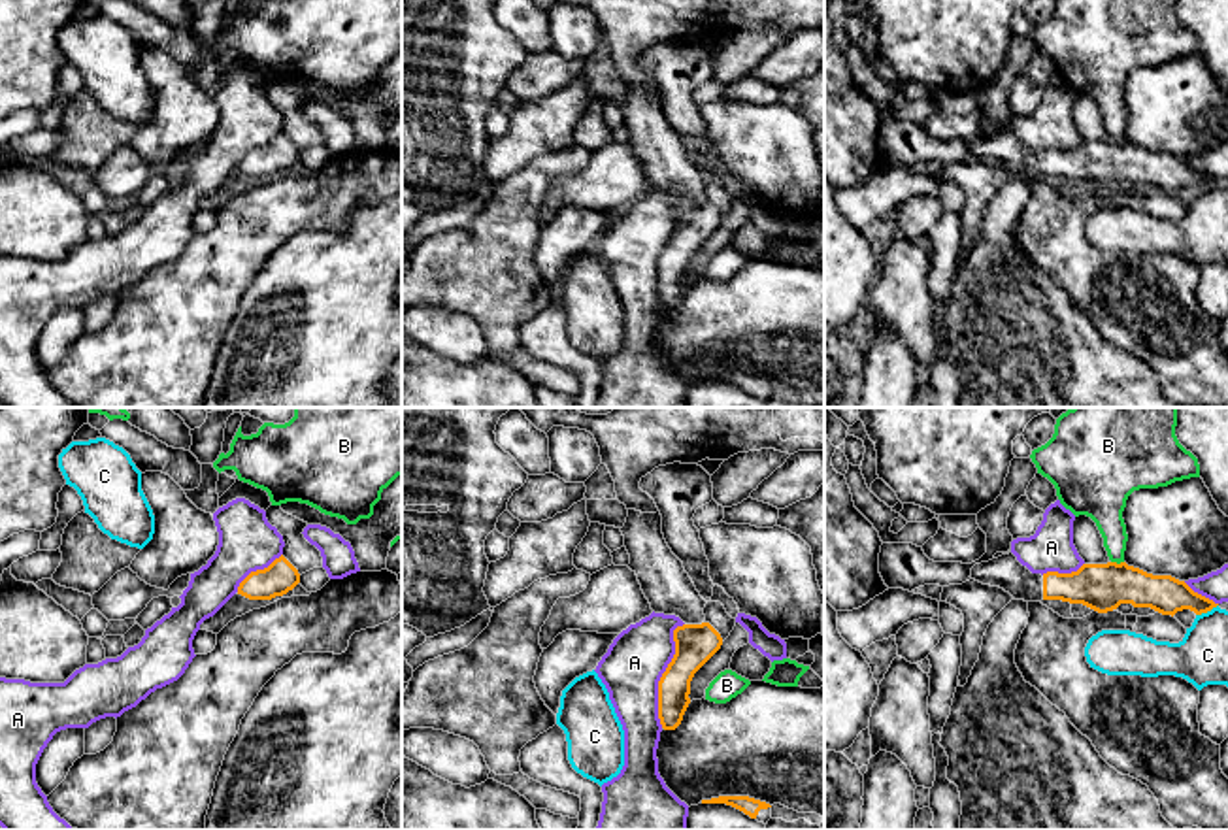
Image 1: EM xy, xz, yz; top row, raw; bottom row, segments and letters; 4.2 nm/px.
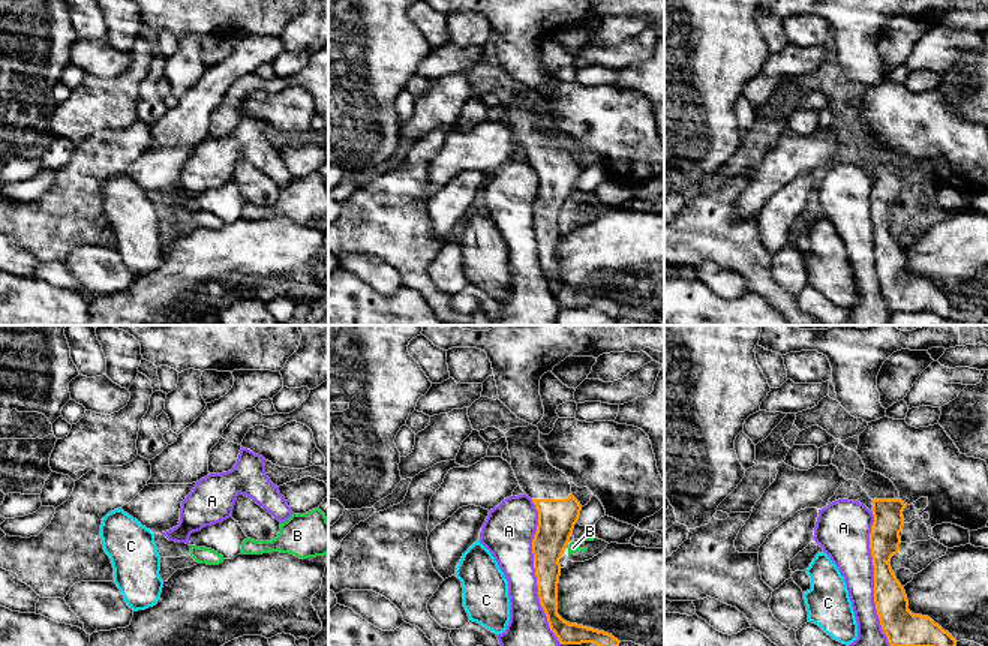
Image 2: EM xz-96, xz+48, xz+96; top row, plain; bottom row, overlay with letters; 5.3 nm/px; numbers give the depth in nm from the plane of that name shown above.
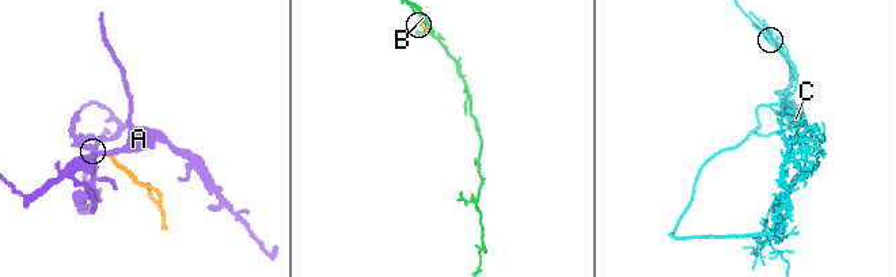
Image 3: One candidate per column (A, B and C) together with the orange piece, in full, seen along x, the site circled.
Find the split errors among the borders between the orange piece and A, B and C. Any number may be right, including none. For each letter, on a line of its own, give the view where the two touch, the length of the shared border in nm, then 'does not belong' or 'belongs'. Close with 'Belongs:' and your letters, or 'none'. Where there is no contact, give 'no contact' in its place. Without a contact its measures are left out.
A: meets orange in xz; contact 460 nm long; does not belong
B: meets orange in yz; contact 60 nm long; does not belong
C: meets orange in yz; contact 110 nm long; does not belong
Belongs: none

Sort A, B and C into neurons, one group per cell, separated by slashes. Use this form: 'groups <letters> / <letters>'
groups A / B / C

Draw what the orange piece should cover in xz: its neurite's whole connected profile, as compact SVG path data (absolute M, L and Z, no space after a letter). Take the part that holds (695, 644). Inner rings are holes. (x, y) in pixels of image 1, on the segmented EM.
M628 509L624 547L628 568L655 613L675 615L685 624L673 630L675 655L658 681L658 719L664 730L675 730L690 704L694 673L721 649L721 634L705 621L705 600L696 590L683 562L662 534L662 515Z

